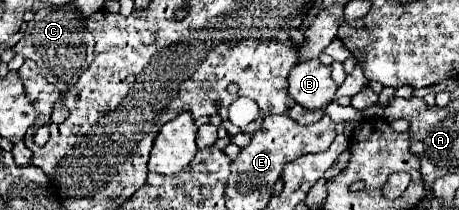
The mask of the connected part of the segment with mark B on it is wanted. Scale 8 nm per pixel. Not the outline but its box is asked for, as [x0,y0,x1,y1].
[288,59,338,109]

